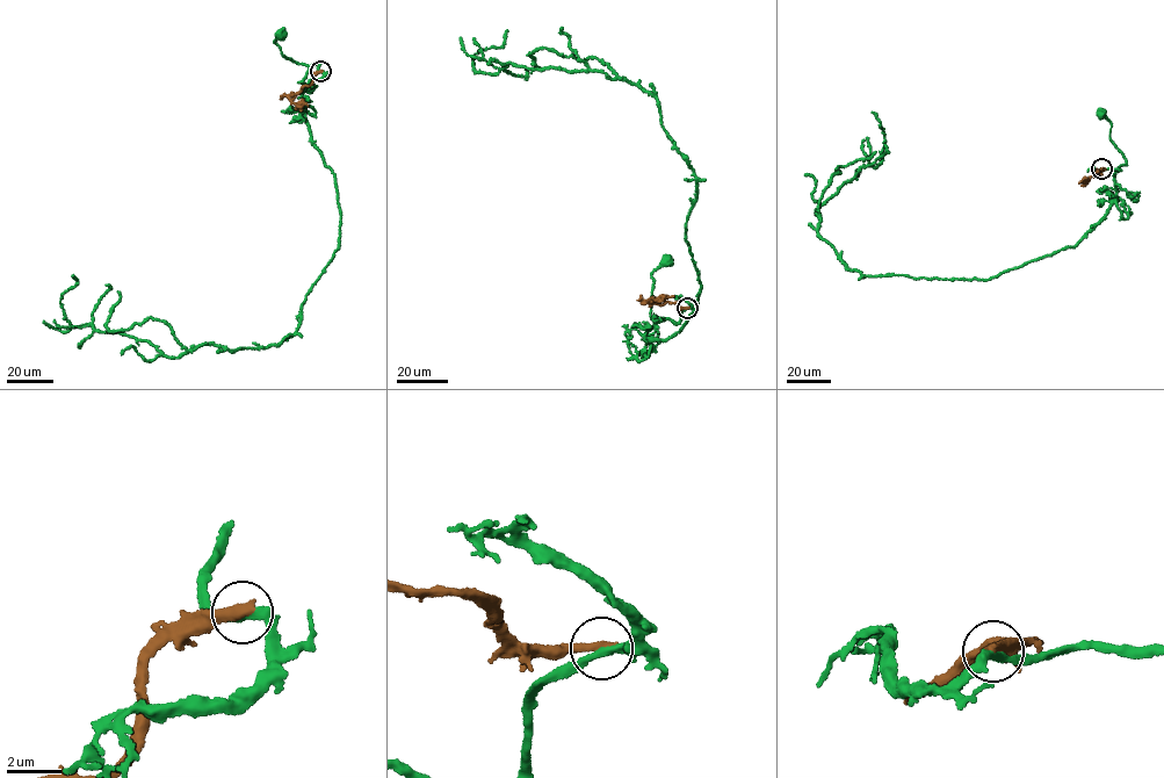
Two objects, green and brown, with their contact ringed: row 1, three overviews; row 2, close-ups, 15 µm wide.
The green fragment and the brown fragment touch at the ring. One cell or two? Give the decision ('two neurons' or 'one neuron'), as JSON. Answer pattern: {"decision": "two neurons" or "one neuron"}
{"decision": "two neurons"}

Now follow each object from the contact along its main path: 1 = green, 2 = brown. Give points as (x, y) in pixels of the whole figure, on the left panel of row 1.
1: (322, 71), (319, 63), (310, 66), (283, 56), (275, 42), (280, 34)
2: (322, 71), (312, 76), (309, 85), (286, 95), (294, 103), (308, 106)

